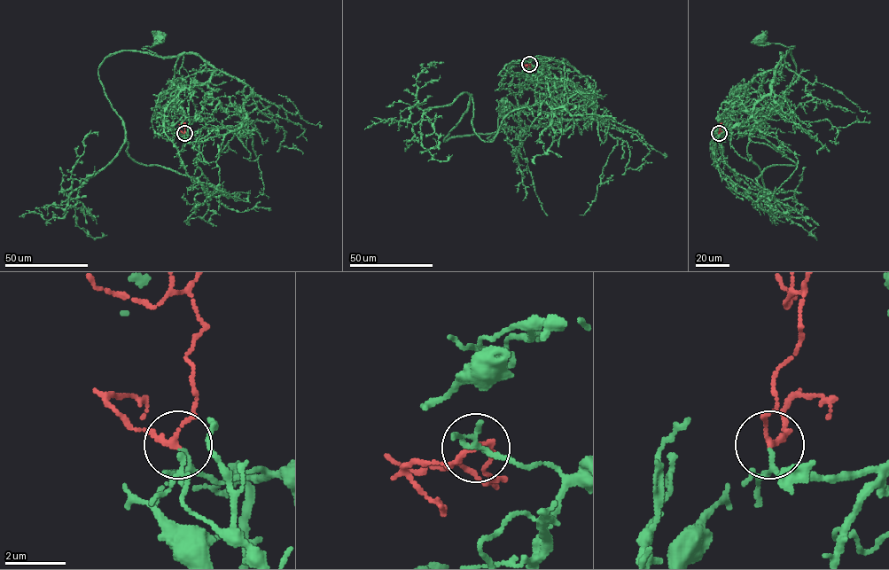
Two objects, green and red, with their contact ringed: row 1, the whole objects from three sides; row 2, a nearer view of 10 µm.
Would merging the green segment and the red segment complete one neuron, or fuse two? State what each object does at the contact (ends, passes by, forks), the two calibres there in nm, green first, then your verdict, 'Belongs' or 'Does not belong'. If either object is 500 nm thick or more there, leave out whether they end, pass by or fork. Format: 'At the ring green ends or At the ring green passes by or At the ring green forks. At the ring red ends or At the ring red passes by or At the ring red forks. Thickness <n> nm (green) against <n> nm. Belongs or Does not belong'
At the ring green passes by. At the ring red passes by. Thickness 80 nm (green) against 160 nm. Belongs

